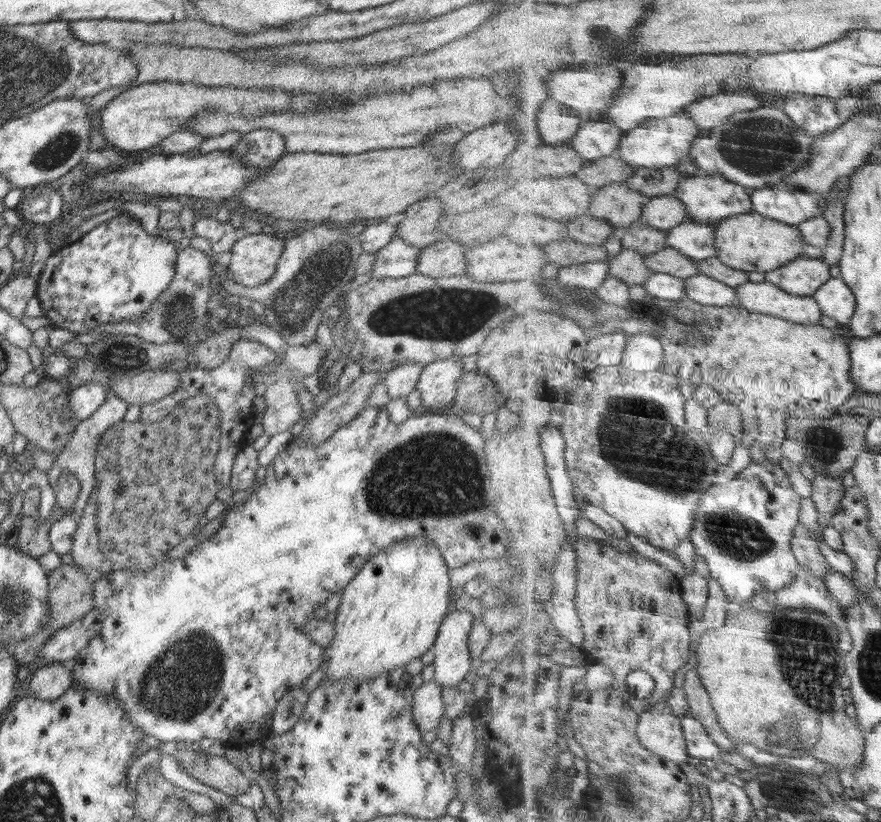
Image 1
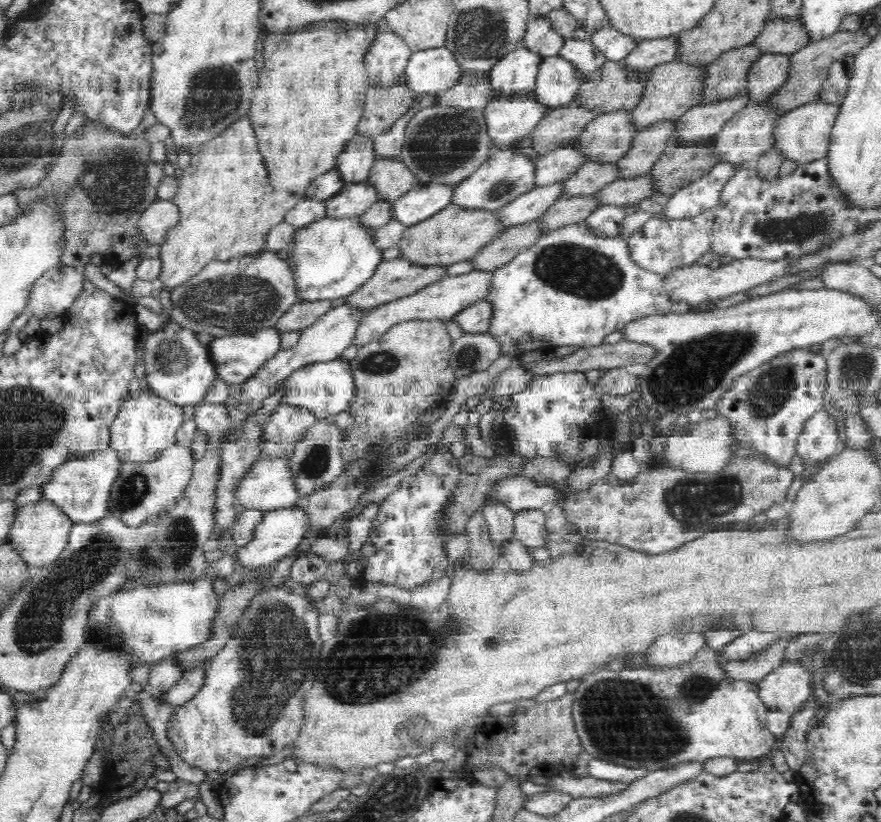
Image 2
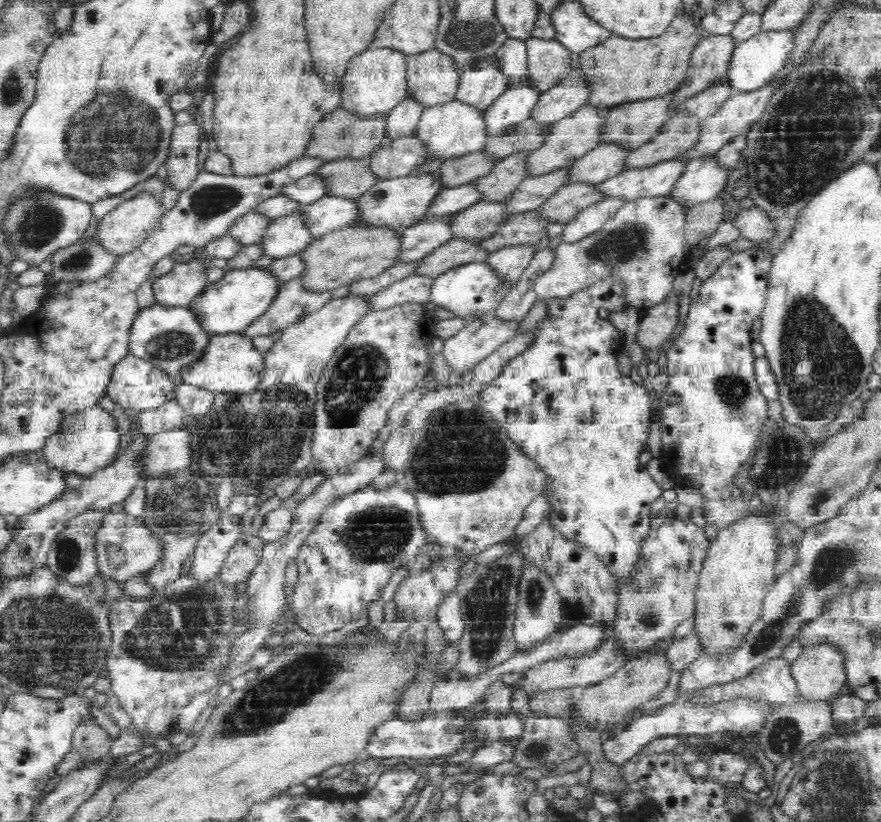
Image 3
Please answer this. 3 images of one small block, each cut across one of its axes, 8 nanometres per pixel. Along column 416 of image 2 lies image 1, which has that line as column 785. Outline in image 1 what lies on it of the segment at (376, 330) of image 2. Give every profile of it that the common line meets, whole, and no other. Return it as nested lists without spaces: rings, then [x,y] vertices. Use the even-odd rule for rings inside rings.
[[[768,280],[762,283],[748,282],[738,286],[738,304],[748,310],[797,322],[815,325],[824,318],[825,312],[816,297],[790,294]]]

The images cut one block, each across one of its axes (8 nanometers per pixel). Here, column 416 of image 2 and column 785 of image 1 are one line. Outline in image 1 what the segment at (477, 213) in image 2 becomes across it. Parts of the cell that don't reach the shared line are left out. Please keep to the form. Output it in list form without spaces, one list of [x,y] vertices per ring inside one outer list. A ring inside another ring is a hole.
[[[758,212],[731,217],[717,223],[719,256],[724,264],[746,272],[768,273],[805,256],[809,244],[799,225],[762,216]]]

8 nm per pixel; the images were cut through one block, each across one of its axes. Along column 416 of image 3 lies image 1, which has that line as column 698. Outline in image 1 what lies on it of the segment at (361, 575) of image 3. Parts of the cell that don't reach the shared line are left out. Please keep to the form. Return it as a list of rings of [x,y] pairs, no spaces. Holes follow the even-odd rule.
[[[768,458],[763,462],[753,460],[735,479],[724,485],[714,485],[705,492],[691,539],[697,553],[706,560],[711,576],[722,584],[732,601],[746,606],[758,594],[776,592],[796,582],[802,568],[793,550],[793,542],[801,518],[803,498],[794,488],[791,474],[782,468],[781,463]]]

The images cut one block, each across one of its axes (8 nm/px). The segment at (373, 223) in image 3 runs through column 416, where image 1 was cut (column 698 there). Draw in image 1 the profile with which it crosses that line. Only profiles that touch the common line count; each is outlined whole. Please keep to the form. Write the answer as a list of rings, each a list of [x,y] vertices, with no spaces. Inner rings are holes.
[[[697,173],[684,176],[675,195],[682,200],[682,204],[686,204],[690,220],[698,223],[718,223],[731,217],[754,212],[753,196],[748,194],[745,186],[742,183],[732,182],[722,175]]]

